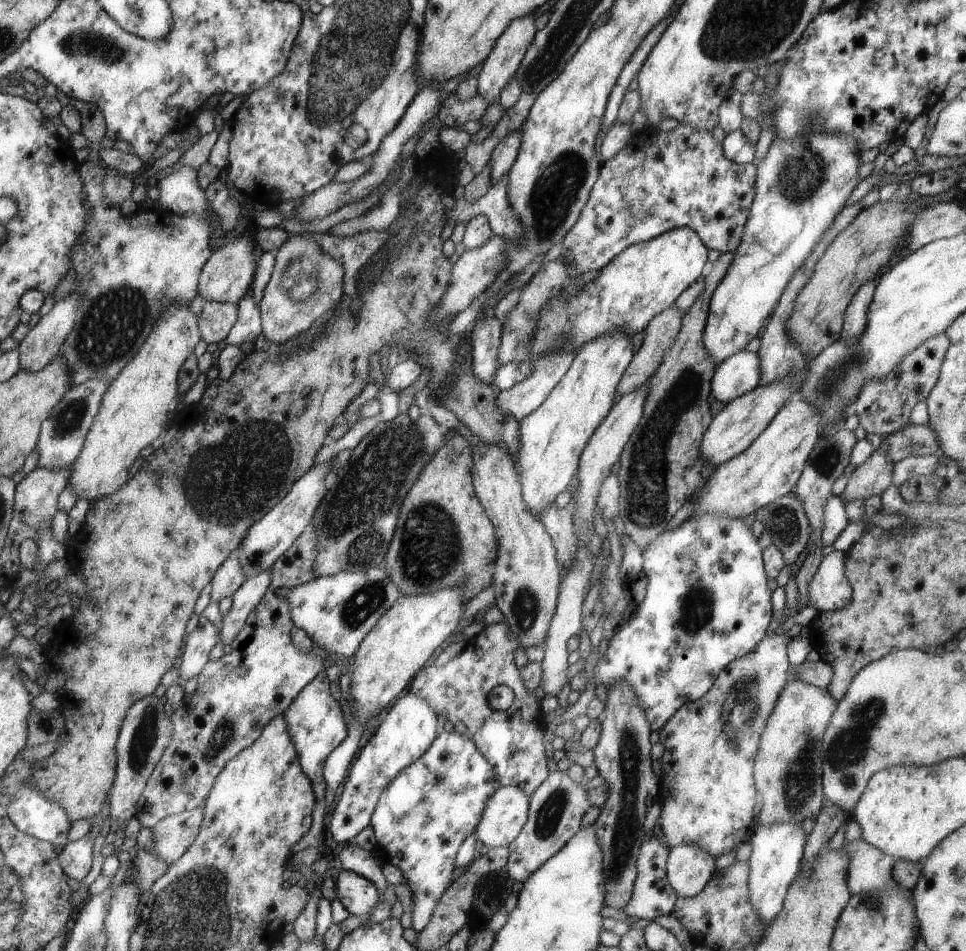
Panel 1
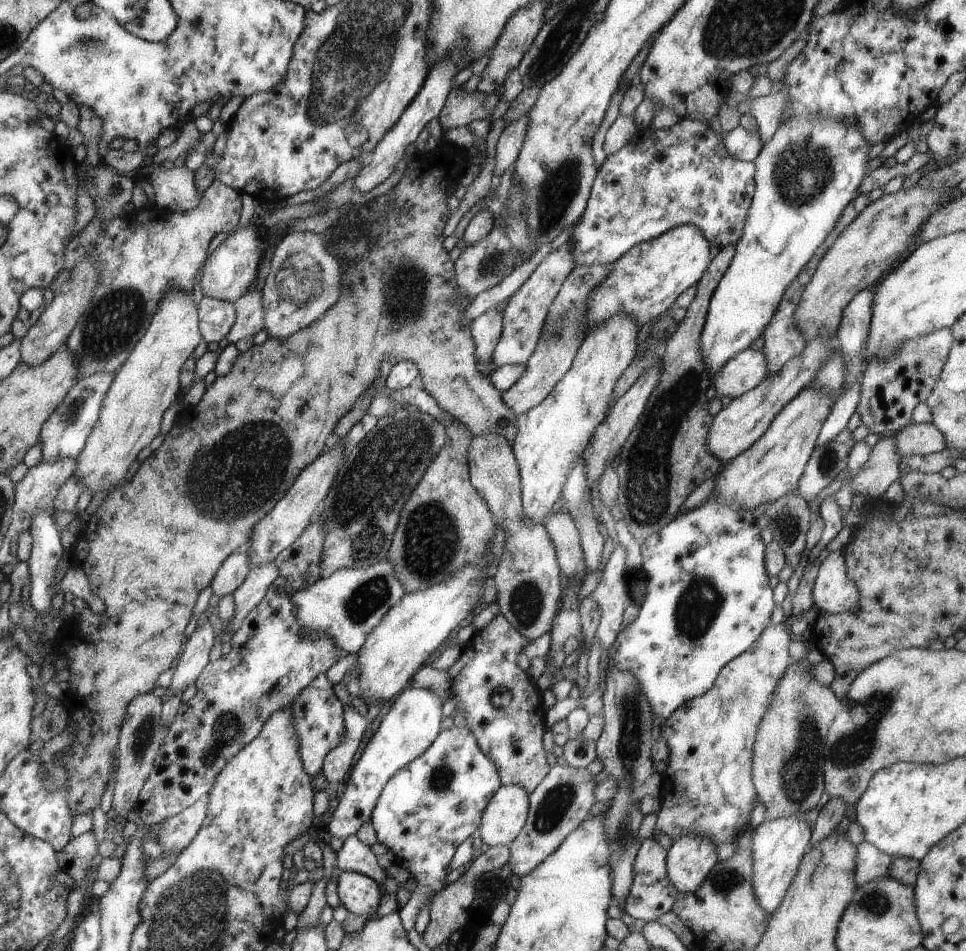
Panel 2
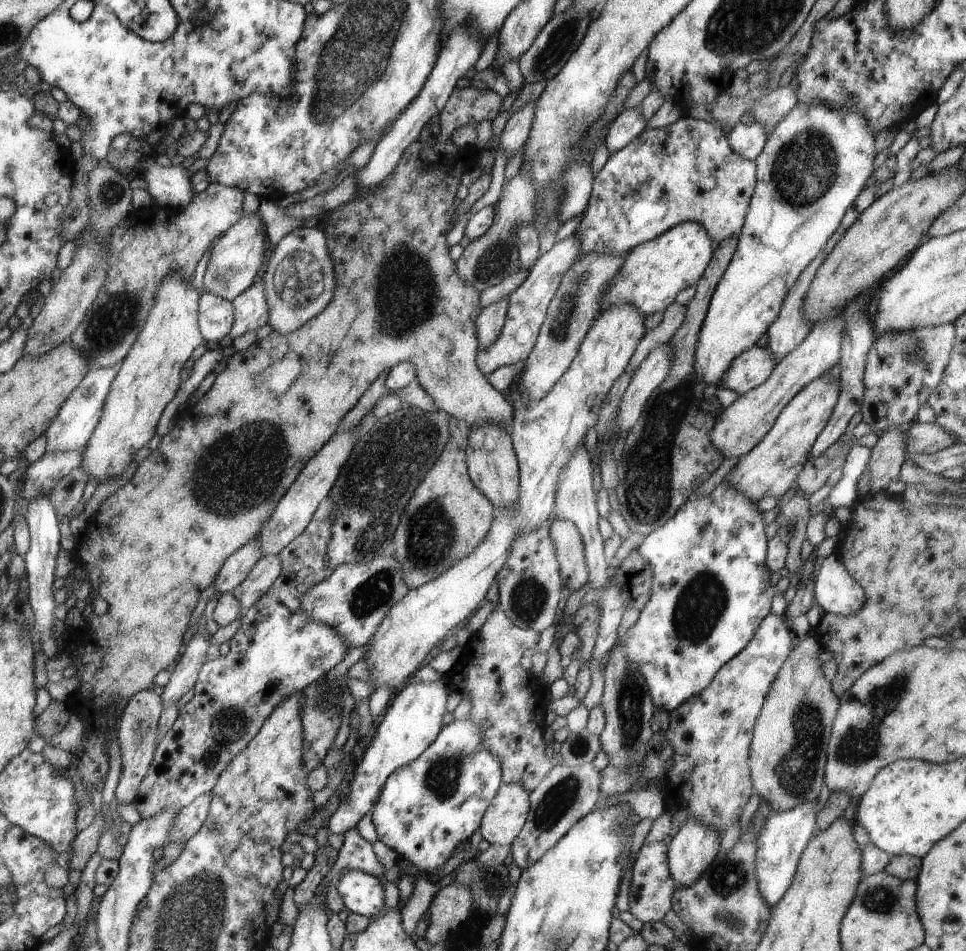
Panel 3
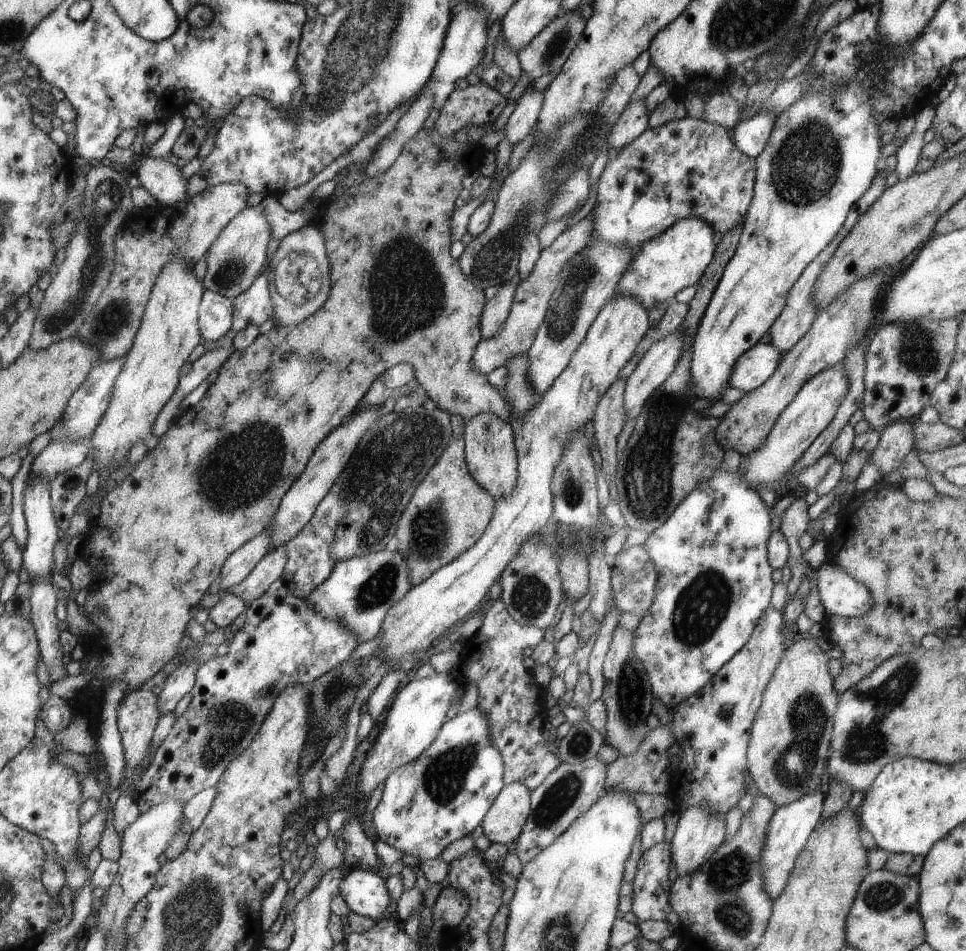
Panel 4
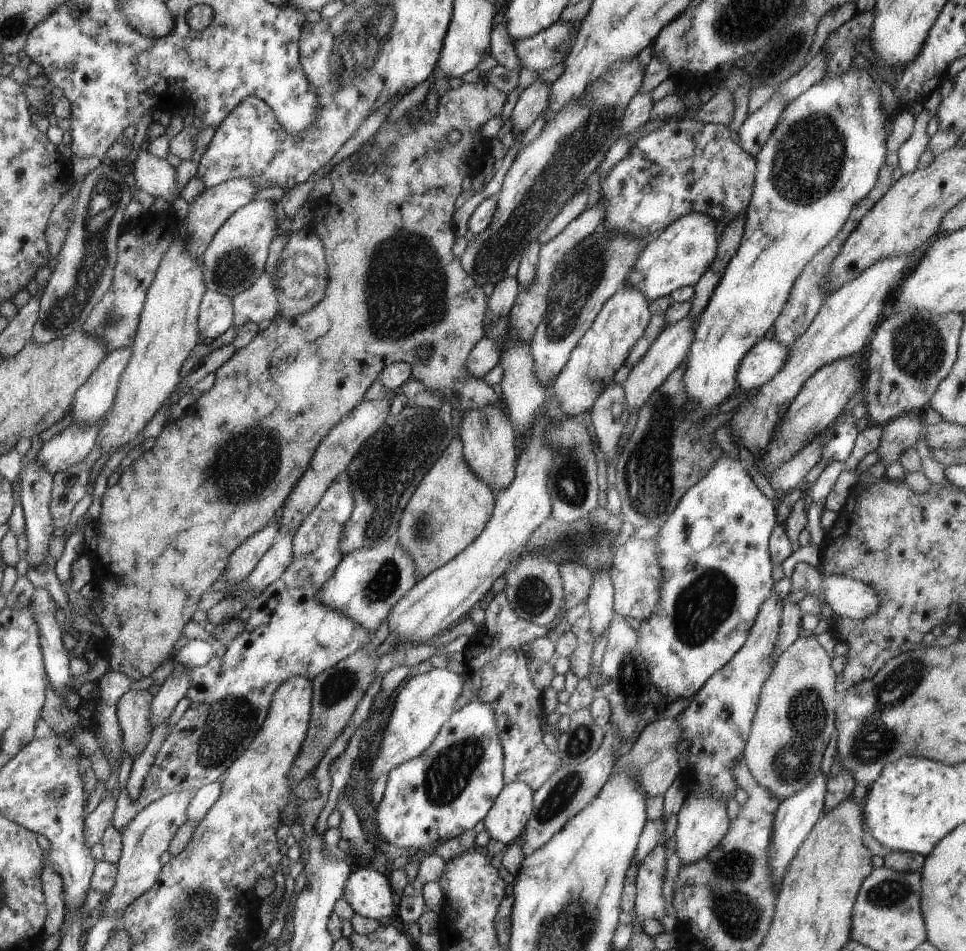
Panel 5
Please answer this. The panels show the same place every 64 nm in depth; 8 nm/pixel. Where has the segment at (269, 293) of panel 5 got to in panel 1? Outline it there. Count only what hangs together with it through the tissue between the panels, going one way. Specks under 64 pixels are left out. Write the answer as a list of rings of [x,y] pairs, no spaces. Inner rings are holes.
[[[252,294],[245,296],[237,304],[238,318],[225,341],[228,345],[239,347],[244,343],[255,342],[256,338],[262,334],[262,319],[260,309]]]

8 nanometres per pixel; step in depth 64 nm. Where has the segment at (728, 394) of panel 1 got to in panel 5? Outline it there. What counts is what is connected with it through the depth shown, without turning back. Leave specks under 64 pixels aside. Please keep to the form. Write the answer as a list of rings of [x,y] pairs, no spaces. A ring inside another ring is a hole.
[[[761,340],[748,352],[738,368],[738,386],[744,392],[760,388],[782,370],[790,348],[779,340]]]

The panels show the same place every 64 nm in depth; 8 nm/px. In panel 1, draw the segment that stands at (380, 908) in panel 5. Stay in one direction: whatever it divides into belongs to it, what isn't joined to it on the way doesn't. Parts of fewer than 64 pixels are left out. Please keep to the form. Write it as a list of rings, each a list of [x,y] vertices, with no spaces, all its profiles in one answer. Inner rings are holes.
[[[336,870],[334,873],[337,898],[350,915],[373,914],[380,894],[377,885],[369,878],[352,871]]]

